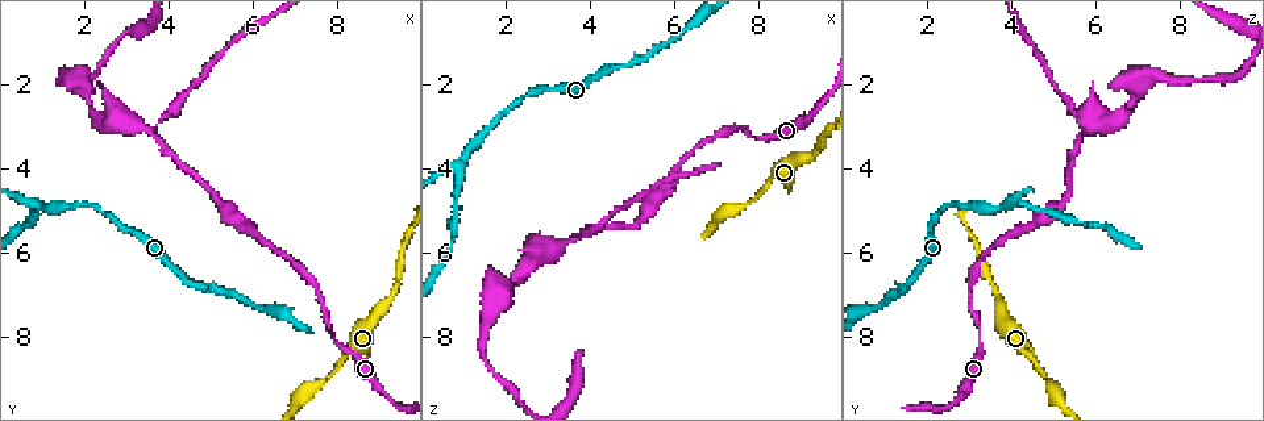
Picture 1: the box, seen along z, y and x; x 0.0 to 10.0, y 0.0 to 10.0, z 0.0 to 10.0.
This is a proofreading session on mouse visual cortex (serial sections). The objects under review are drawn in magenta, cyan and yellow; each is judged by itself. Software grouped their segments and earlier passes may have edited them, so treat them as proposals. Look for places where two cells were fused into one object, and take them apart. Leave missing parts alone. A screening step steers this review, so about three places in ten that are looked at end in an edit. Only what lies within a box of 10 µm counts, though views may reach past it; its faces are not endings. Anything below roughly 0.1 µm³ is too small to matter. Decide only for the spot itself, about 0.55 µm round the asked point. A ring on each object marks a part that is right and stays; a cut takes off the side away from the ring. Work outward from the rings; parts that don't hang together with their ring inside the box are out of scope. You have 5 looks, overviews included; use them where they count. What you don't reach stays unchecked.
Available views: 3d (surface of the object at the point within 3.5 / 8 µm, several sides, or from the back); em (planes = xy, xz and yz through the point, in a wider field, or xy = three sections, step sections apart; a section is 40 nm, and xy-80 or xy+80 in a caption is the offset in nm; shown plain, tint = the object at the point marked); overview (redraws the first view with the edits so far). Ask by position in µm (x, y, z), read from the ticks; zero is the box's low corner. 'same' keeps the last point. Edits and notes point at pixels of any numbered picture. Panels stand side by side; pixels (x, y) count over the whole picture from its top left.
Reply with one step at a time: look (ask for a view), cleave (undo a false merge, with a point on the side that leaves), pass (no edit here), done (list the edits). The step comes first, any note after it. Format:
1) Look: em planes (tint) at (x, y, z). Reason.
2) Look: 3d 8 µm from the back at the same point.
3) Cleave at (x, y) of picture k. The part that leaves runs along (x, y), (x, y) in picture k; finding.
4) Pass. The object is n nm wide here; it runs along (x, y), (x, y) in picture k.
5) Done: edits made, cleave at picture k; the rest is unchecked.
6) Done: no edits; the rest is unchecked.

Look: 3d 3.5 µm at (9.15, 7.25, 3.80). Sudden change in width.

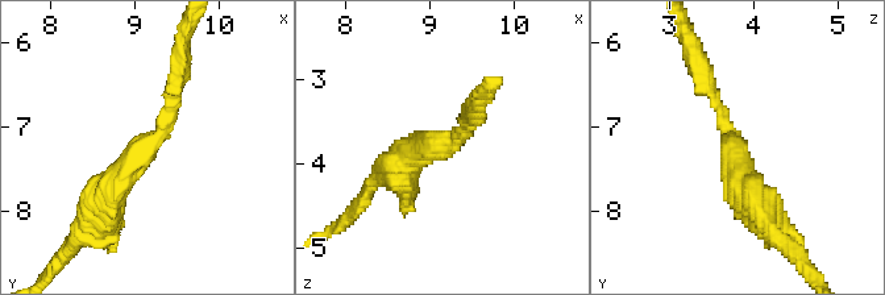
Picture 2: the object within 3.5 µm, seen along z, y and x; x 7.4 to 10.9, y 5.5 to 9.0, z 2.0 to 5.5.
Look: em xy step 5 (tint) at (9.20, 7.25, 3.75). The arms are 200, 450 nm wide.

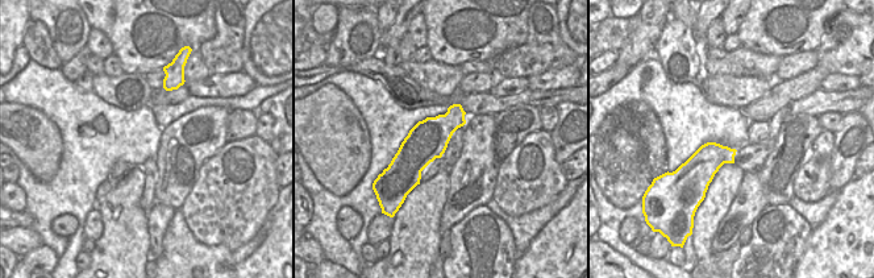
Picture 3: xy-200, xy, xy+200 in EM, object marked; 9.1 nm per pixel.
Look: em xy step 1 (tint) at the same point.

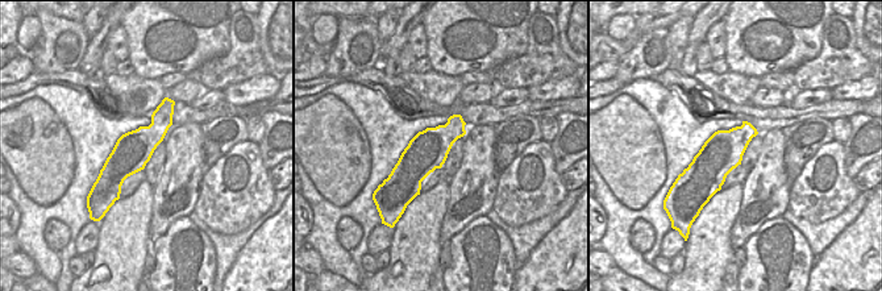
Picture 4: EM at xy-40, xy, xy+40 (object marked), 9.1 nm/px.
Pass. It runs along (102, 210), (162, 133), (179, 73) in picture 2; continuous, no second cell.

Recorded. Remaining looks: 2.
Look: 3d 3.5 µm from the back at (0.95, 4.90, 3.95).

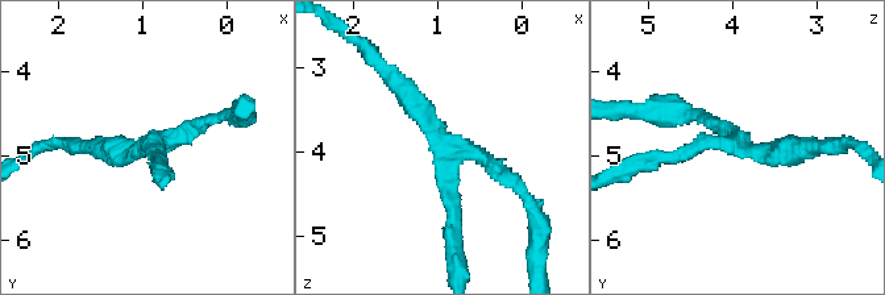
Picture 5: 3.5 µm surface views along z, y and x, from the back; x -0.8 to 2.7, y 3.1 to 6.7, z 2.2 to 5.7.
Look: em xy step 1 (tint) at (0.95, 4.90, 3.95). 3 arms meet here; the arms are 150, 200, 250 nm wide.

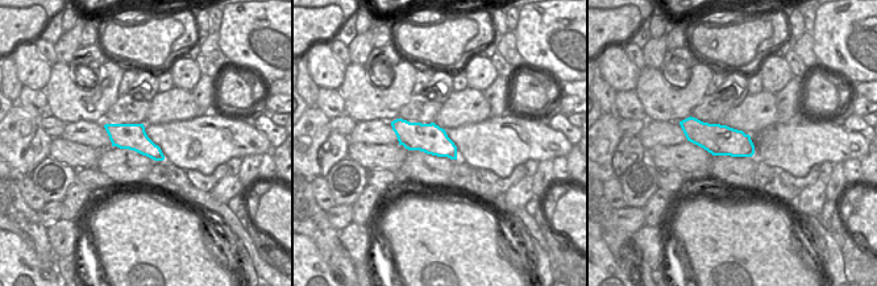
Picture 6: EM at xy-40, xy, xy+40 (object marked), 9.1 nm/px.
Pass. It runs along (395, 79), (443, 149), (452, 231) in picture 5; all the same cell.

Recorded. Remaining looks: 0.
Done: no edits; the rest is unchecked.

